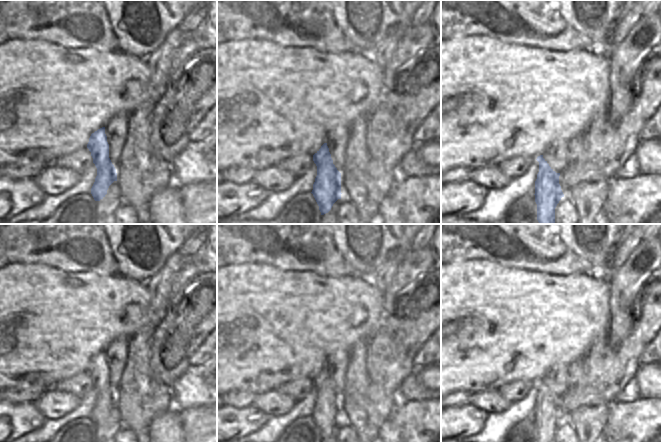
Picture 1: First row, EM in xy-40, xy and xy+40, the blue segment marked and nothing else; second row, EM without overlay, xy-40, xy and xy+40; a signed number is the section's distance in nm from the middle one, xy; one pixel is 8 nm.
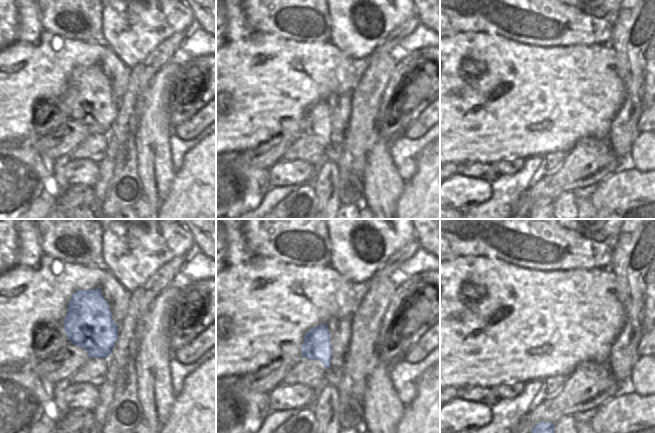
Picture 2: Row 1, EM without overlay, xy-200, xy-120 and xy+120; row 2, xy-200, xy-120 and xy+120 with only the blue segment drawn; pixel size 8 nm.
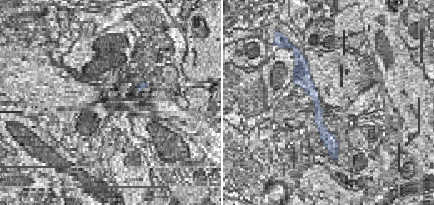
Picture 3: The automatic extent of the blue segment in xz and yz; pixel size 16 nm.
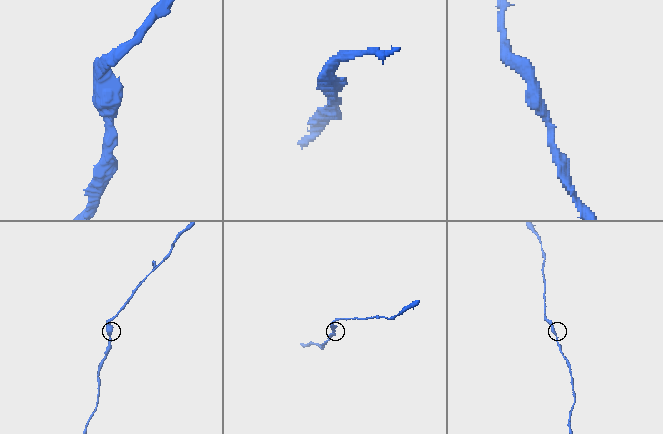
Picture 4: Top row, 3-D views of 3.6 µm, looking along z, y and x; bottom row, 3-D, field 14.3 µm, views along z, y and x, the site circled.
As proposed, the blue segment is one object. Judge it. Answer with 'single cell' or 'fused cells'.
single cell

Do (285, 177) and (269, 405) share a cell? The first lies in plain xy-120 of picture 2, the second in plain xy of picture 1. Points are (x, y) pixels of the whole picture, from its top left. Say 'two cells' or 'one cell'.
one cell

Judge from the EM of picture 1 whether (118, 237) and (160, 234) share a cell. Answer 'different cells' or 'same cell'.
same cell

